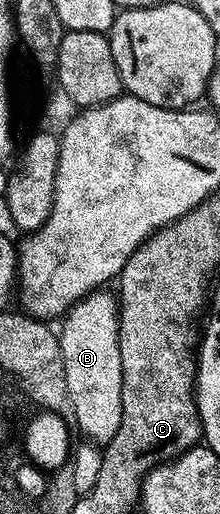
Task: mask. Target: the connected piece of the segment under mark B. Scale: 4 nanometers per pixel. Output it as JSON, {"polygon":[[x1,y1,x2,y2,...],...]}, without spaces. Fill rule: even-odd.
{"polygon":[[96,290,78,300,62,317,63,330,58,333,74,425,77,424,86,439,101,446,111,441,120,429,123,393,119,301,114,291,107,291,111,290]]}

